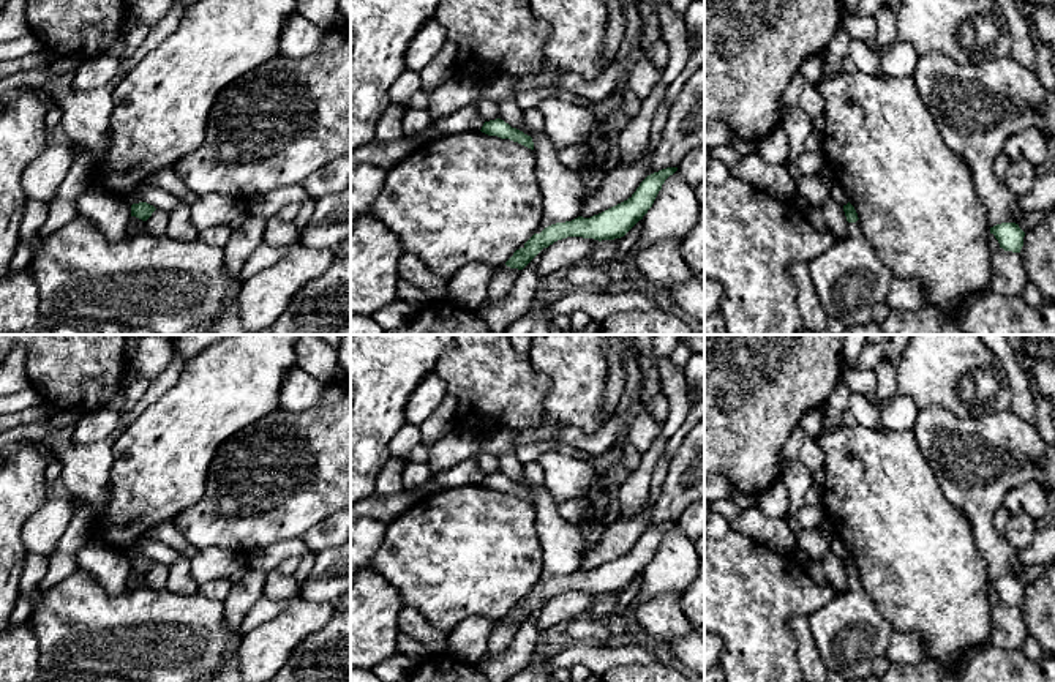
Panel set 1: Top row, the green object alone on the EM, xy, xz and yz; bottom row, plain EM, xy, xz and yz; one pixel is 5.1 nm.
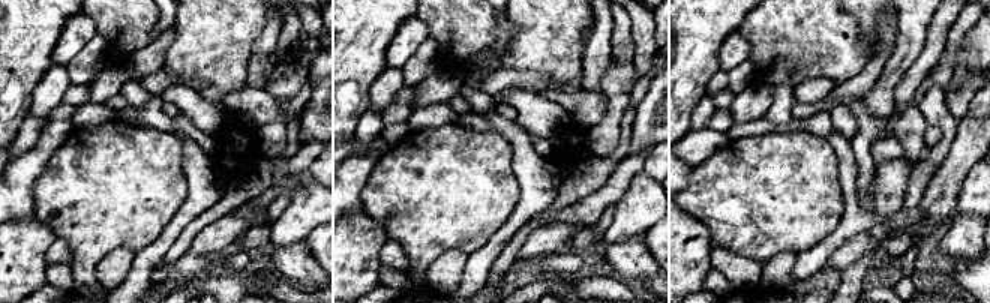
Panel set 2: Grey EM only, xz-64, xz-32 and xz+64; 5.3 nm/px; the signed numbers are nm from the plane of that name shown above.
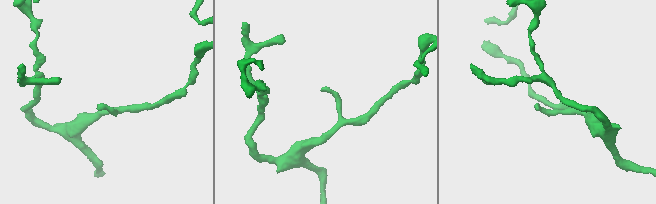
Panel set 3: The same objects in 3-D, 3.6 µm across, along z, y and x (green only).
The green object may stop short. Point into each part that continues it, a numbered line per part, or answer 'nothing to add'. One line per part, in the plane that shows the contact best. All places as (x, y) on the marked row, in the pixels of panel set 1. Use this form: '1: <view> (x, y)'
nothing to add

